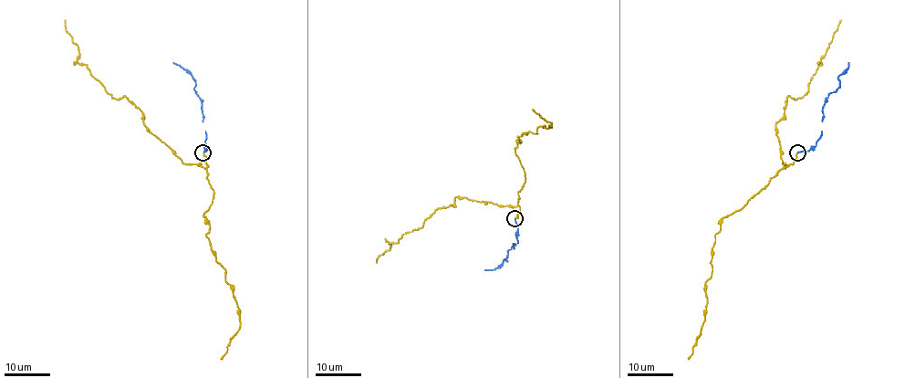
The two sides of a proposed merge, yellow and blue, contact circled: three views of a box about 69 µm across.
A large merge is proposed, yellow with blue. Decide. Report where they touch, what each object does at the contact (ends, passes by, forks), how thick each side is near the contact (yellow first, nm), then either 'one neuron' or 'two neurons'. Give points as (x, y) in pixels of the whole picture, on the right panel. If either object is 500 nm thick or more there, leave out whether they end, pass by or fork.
(797, 152) | yellow ends | blue ends | 180/150 nm | one neuron

